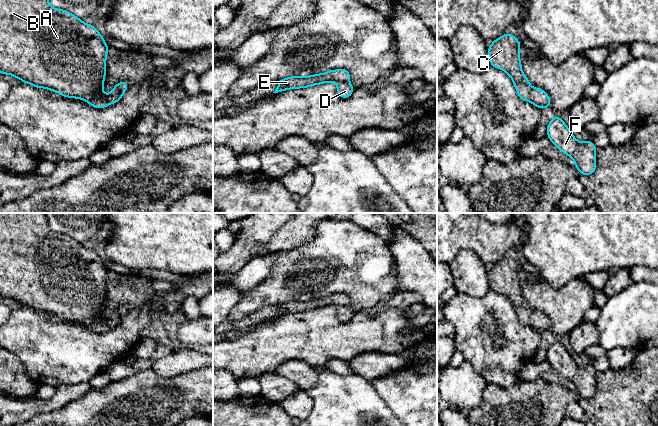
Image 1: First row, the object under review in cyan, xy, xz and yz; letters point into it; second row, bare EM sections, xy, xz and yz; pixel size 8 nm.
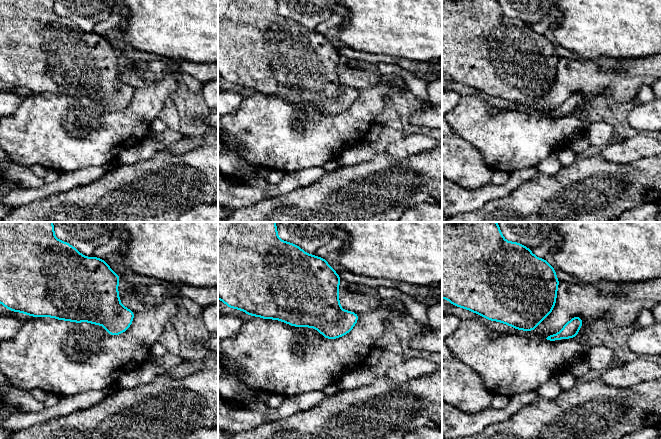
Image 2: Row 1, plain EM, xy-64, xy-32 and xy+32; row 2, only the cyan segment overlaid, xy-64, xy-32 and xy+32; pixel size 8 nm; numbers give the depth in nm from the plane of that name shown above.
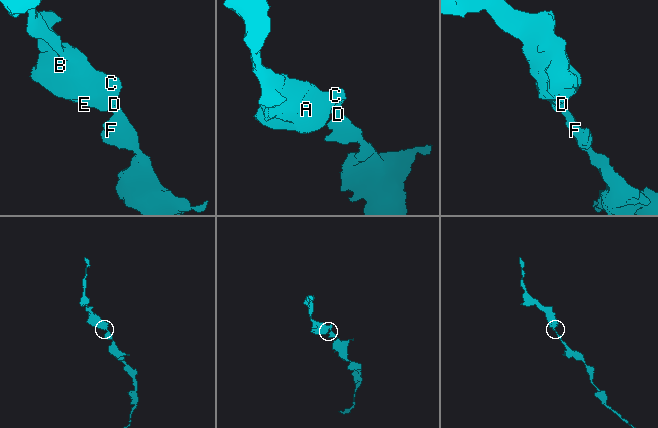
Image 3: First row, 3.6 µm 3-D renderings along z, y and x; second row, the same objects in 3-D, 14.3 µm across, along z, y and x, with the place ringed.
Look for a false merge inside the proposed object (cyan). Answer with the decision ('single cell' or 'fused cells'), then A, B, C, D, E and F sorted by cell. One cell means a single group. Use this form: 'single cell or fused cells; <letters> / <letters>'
single cell; A B C D E F

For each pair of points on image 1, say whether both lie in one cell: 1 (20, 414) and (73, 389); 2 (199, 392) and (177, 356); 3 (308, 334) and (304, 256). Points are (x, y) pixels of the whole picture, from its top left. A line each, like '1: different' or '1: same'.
1: same
2: different
3: different

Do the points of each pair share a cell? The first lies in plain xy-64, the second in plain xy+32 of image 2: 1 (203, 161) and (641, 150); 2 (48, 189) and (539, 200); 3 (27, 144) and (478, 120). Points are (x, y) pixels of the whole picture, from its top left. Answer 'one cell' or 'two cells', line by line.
1: two cells
2: two cells
3: one cell

